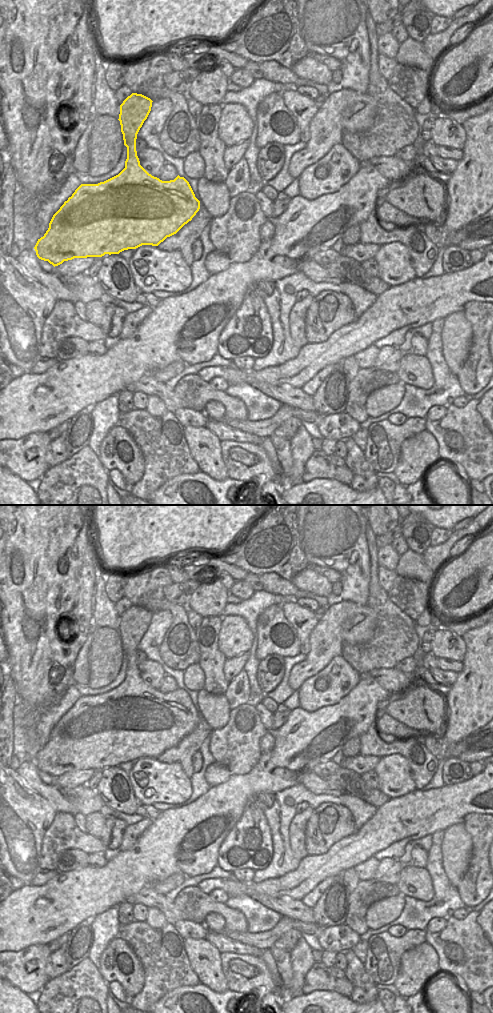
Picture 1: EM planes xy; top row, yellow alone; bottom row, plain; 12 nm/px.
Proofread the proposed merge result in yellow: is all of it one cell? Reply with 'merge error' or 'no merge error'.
no merge error

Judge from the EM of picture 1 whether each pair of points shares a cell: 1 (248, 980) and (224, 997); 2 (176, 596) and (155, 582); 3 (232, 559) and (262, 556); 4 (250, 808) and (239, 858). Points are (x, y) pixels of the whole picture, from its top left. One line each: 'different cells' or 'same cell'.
1: different cells
2: different cells
3: same cell
4: same cell

